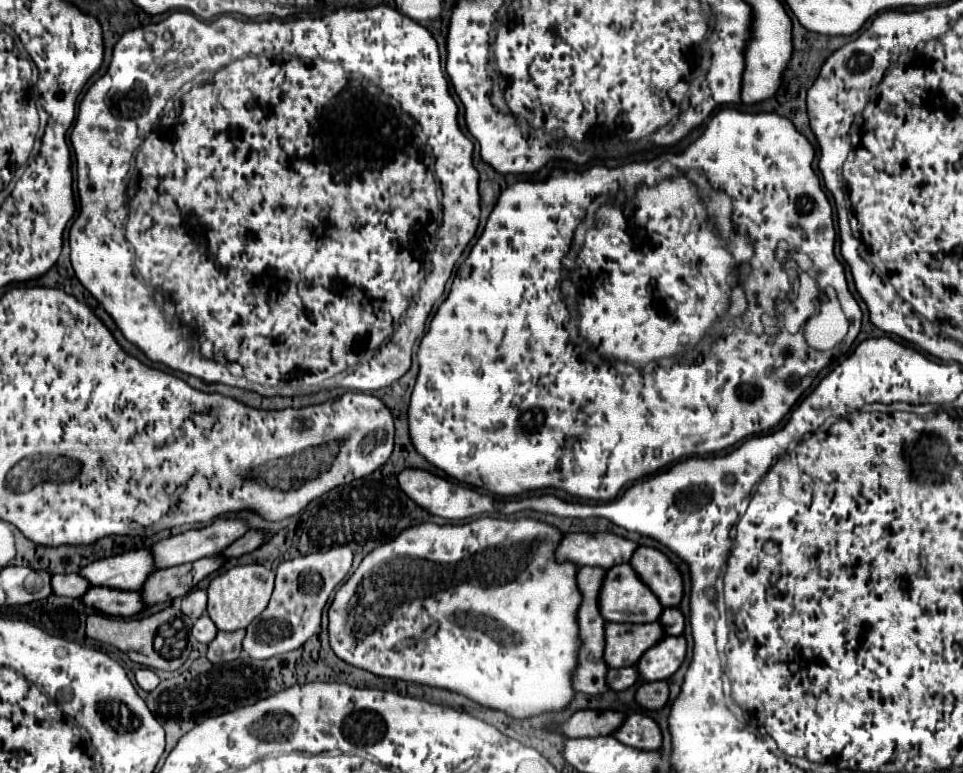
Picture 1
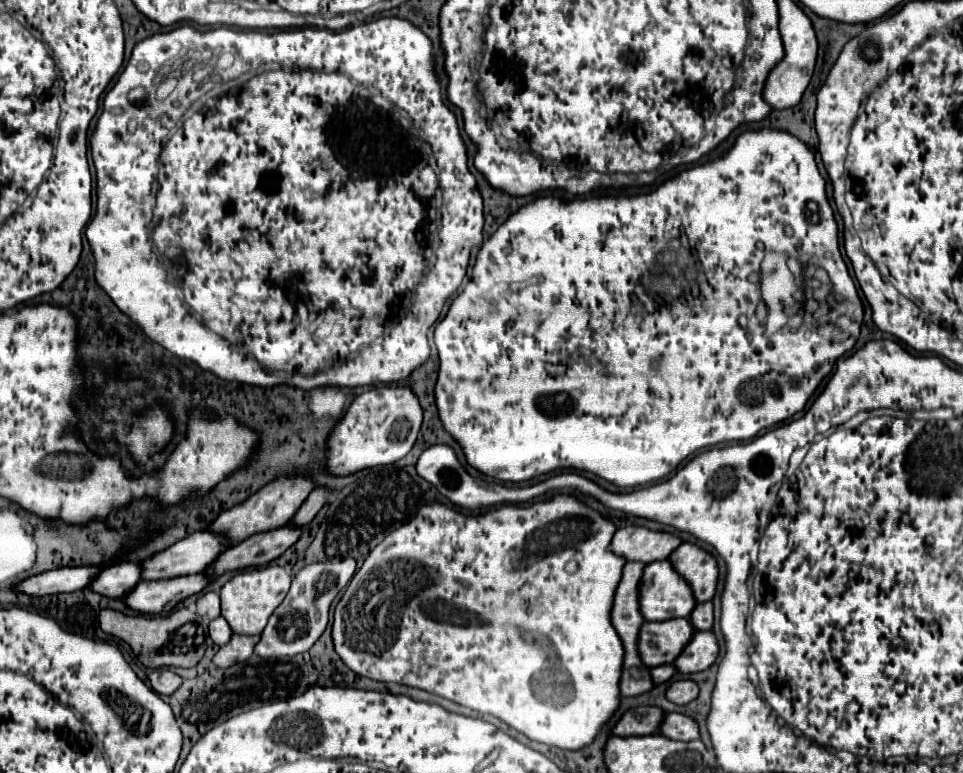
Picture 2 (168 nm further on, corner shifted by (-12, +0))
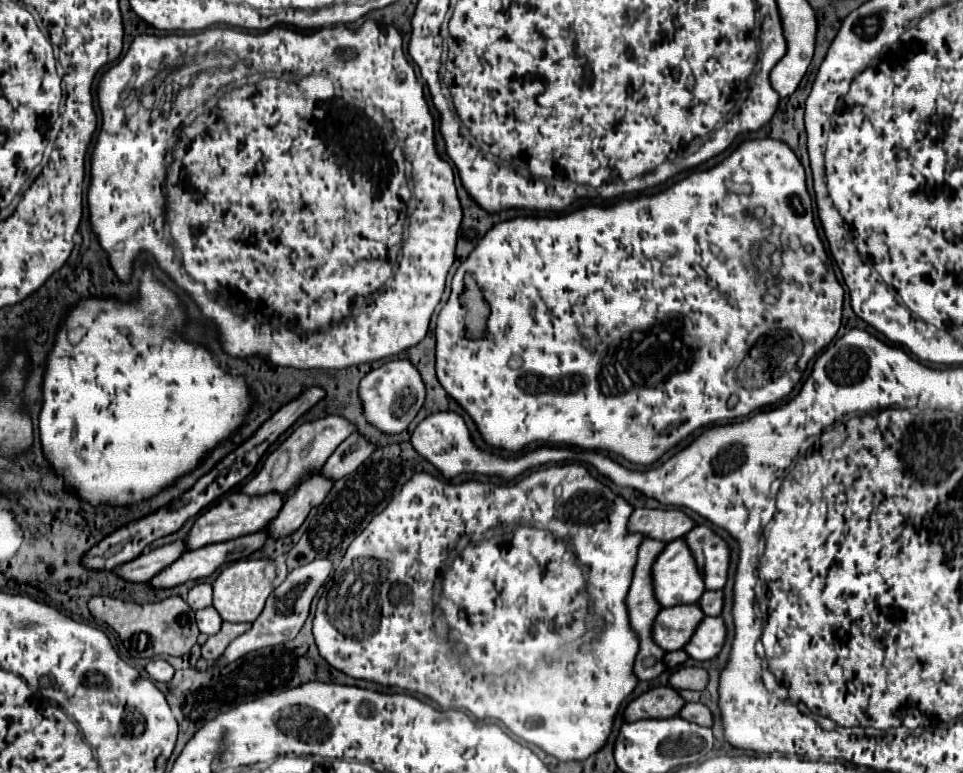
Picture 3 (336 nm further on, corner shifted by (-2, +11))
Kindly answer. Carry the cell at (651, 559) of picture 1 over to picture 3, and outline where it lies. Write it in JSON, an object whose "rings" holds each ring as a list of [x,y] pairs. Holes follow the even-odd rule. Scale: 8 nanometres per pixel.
{"rings":[[[696,526],[690,530],[684,540],[688,542],[696,564],[704,572],[706,588],[708,590],[722,590],[728,580],[728,566],[730,566],[730,546],[718,534],[714,534],[708,526]]]}

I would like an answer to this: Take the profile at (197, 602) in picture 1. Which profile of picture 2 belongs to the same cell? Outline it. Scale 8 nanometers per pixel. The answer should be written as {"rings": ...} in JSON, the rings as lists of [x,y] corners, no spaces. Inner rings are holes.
{"rings":[[[204,593],[198,597],[196,601],[196,609],[198,609],[198,615],[204,617],[204,619],[216,619],[220,615],[220,597],[218,593]]]}

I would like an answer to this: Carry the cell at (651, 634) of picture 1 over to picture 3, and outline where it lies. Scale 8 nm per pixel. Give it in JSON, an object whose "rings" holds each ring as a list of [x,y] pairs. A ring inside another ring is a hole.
{"rings":[[[698,604],[672,606],[672,608],[660,610],[654,622],[656,644],[668,652],[682,650],[694,636],[702,618],[704,618],[704,612],[702,608],[698,608]]]}

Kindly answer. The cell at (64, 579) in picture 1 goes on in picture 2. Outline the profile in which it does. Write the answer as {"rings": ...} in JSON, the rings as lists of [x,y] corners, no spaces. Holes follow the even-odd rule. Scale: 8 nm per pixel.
{"rings":[[[114,563],[104,567],[96,579],[88,585],[94,593],[100,593],[104,597],[122,597],[128,593],[136,583],[140,581],[140,565],[138,563]]]}

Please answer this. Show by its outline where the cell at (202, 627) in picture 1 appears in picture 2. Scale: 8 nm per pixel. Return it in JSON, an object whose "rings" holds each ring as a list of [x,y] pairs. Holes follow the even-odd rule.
{"rings":[[[216,617],[210,621],[210,639],[216,643],[216,645],[224,645],[228,643],[232,637],[232,629],[230,625],[226,623],[224,617]]]}

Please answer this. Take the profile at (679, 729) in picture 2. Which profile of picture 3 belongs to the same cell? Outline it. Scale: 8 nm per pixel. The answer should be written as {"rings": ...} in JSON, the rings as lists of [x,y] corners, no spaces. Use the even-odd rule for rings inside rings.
{"rings":[[[686,704],[682,710],[680,710],[680,716],[690,720],[690,722],[696,722],[700,726],[712,726],[714,724],[714,716],[710,712],[708,706],[704,704]]]}

